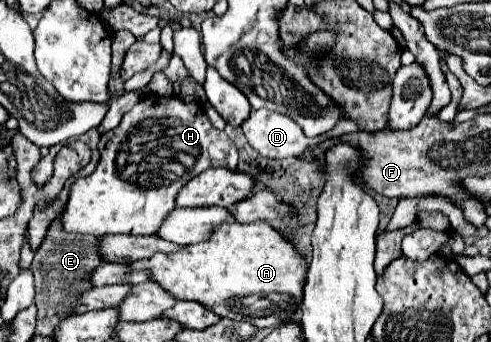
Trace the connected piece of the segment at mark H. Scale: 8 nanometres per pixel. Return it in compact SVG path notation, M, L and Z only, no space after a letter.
M144 96L130 112L122 116L122 122L114 130L102 134L98 148L100 162L96 170L86 178L76 178L70 188L68 206L62 214L64 230L92 234L98 238L106 234L156 234L156 226L160 226L160 222L164 222L164 218L176 208L176 194L180 194L186 182L208 168L236 168L238 164L238 150L234 142L222 130L216 130L210 124L204 108L198 102L186 104L176 96Z

